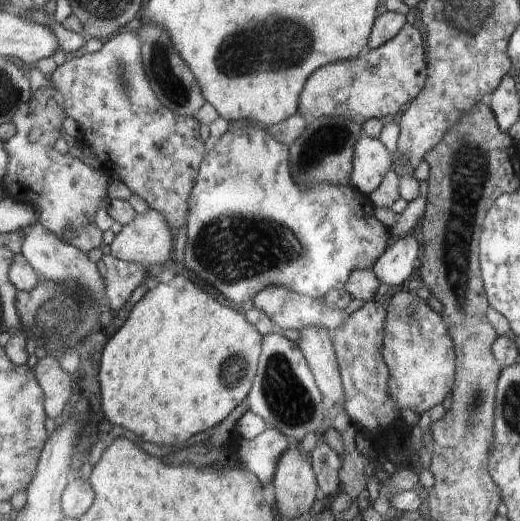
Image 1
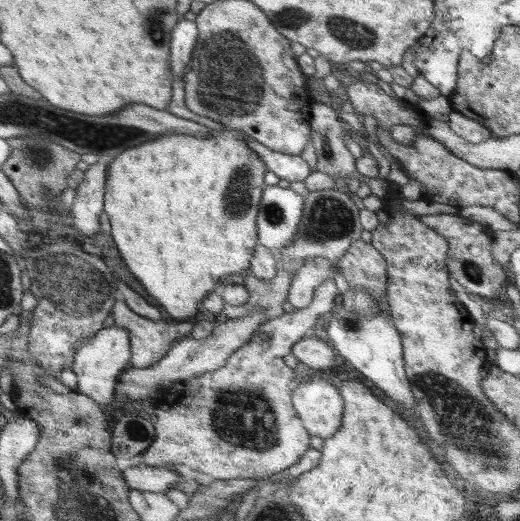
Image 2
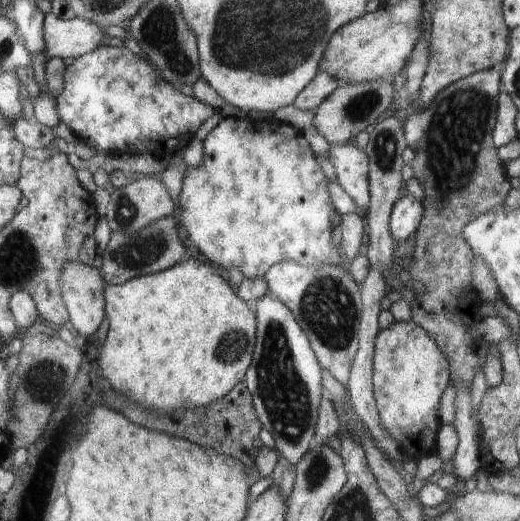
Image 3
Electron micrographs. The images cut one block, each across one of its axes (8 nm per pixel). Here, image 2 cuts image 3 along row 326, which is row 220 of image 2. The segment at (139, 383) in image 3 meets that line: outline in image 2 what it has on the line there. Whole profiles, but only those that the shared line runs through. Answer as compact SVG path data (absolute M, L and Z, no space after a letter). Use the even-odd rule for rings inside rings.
M225 126L225 131L211 130L209 136L187 136L177 132L167 132L162 136L157 136L154 142L145 142L142 146L136 145L121 152L114 160L108 163L106 168L106 183L104 184L104 205L103 210L108 216L112 228L112 238L116 243L116 248L128 266L128 270L138 278L140 284L146 289L146 292L156 302L162 306L166 312L177 321L192 318L198 313L198 306L219 286L219 282L228 276L228 274L248 273L251 268L254 249L257 243L257 215L261 204L262 194L266 188L264 183L265 174L268 172L263 160L259 158L256 151L252 150L242 136L247 136L245 132Z

